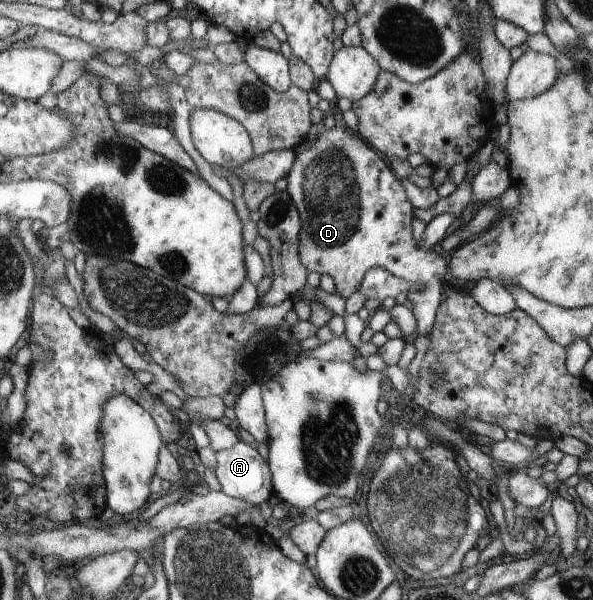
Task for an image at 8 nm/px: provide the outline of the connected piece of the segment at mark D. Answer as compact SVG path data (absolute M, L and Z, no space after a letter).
M340 123L332 128L323 128L317 139L313 140L311 149L299 153L295 165L287 175L287 193L294 200L302 218L302 233L299 238L299 259L307 267L307 271L316 271L321 276L329 275L335 283L335 295L347 300L357 291L363 278L371 267L383 267L395 277L407 283L421 283L425 291L409 292L407 299L413 303L413 314L417 320L417 330L407 338L414 341L419 336L428 337L431 333L436 310L441 301L443 286L449 277L449 267L445 256L431 250L415 249L413 241L413 205L405 195L403 185L389 171L389 165L379 157L370 144L360 135L353 135L350 128Z

